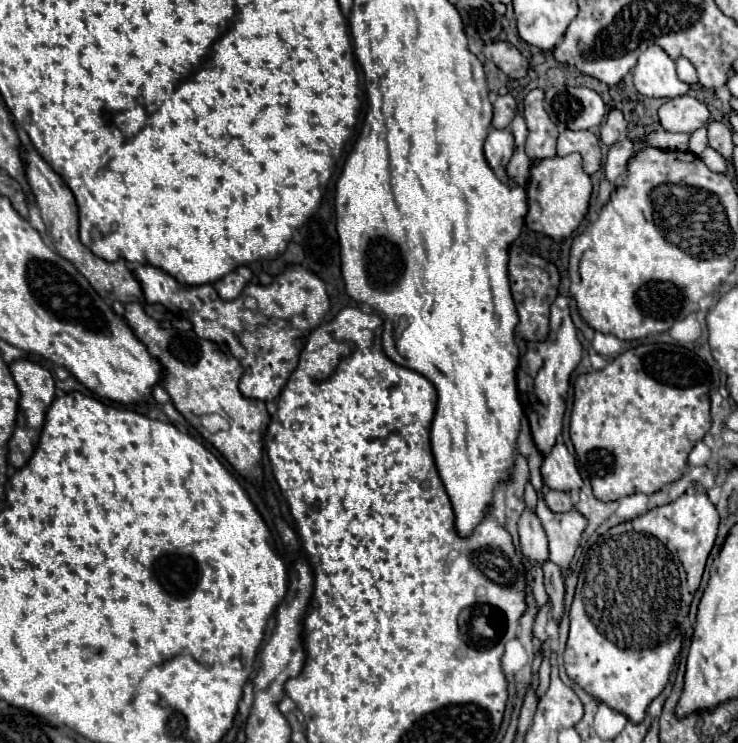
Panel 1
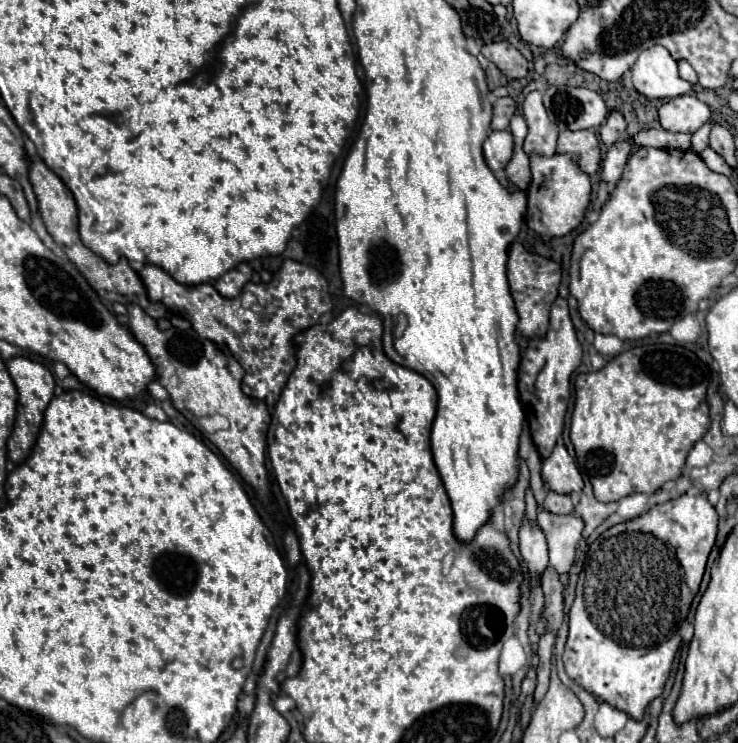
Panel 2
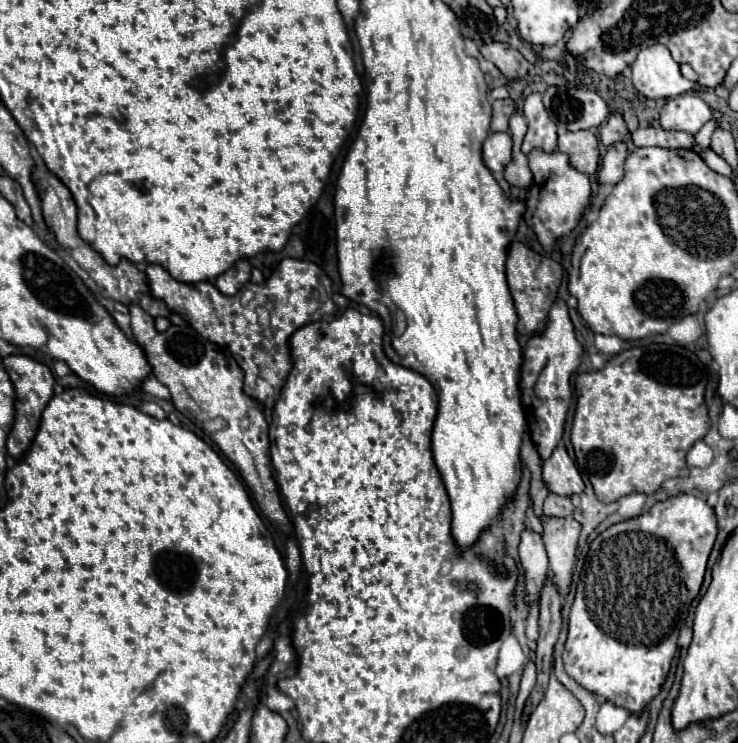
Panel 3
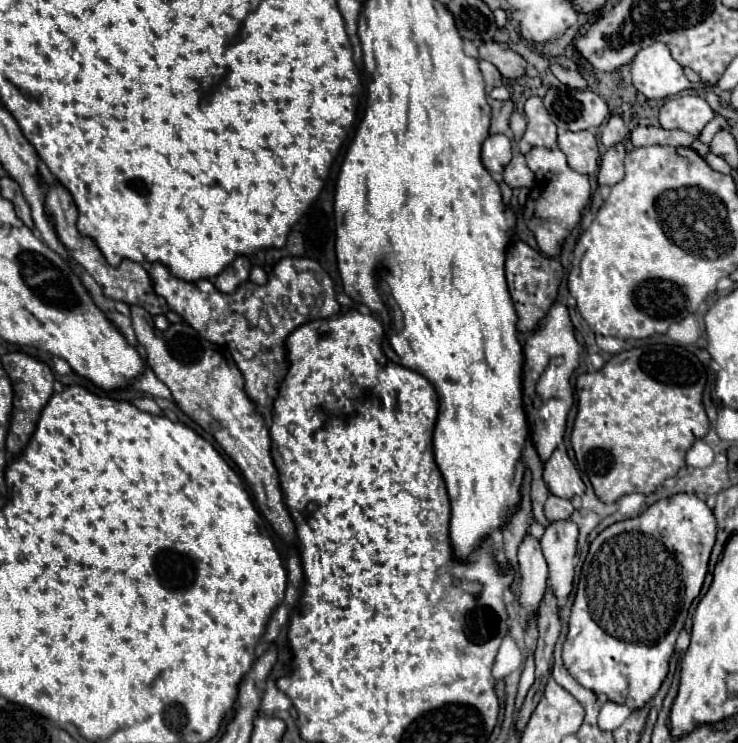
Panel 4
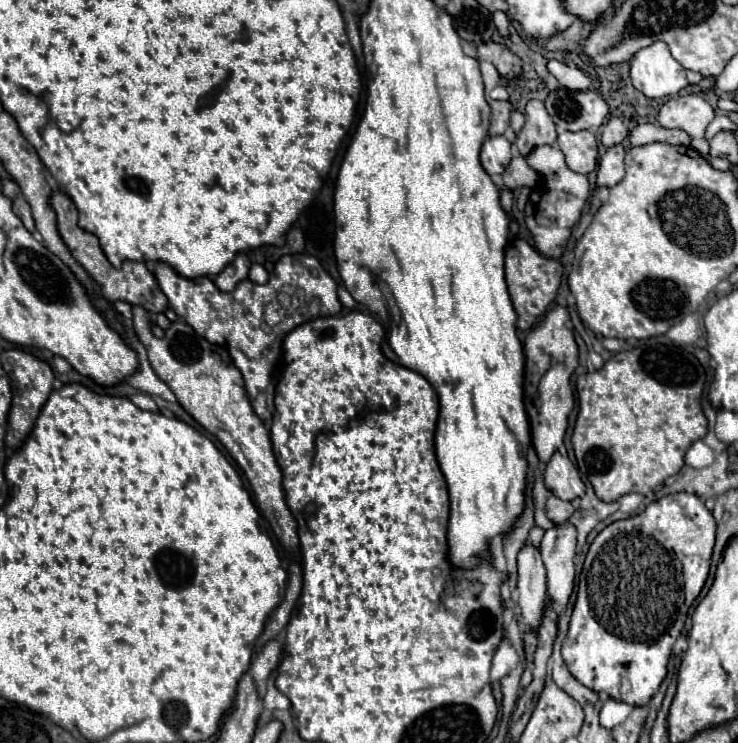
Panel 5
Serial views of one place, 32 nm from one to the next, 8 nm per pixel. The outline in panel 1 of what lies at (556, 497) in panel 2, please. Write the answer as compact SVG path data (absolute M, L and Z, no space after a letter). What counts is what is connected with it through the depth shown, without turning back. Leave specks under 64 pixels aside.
M546 490L544 500L546 500L546 504L548 504L548 508L550 508L552 512L568 512L568 510L572 510L572 508L574 508L568 492L560 492L560 490Z

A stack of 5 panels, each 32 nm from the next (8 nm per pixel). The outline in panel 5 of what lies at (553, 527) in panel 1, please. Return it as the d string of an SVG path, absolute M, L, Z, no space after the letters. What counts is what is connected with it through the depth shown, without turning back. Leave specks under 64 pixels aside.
M566 522L546 530L540 550L548 570L548 596L554 604L554 612L560 614L574 590L576 528Z

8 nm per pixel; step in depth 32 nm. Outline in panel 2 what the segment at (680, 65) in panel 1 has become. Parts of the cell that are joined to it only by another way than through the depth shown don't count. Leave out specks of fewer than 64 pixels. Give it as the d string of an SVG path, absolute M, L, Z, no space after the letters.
M680 60L680 62L678 62L678 72L680 72L680 78L688 80L690 84L696 84L696 82L698 82L698 76L696 76L694 68L692 68L686 60Z

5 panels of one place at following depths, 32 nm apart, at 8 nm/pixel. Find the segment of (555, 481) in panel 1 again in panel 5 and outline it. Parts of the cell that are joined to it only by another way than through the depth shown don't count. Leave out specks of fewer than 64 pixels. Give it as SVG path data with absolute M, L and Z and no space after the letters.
M556 450L554 456L548 460L544 482L546 482L546 488L562 500L574 500L576 496L584 496L584 490L586 490L576 466L560 450Z

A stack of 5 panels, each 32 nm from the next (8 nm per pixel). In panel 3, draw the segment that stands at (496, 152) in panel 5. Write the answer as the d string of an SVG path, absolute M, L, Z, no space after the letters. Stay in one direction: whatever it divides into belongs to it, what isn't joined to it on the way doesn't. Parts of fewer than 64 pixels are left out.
M494 132L484 142L484 164L492 172L502 172L512 158L512 138L508 132Z

